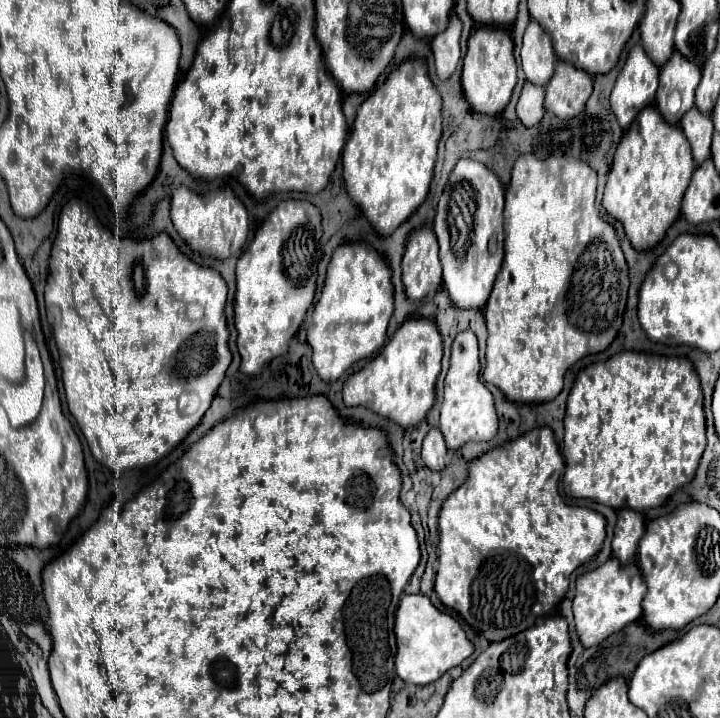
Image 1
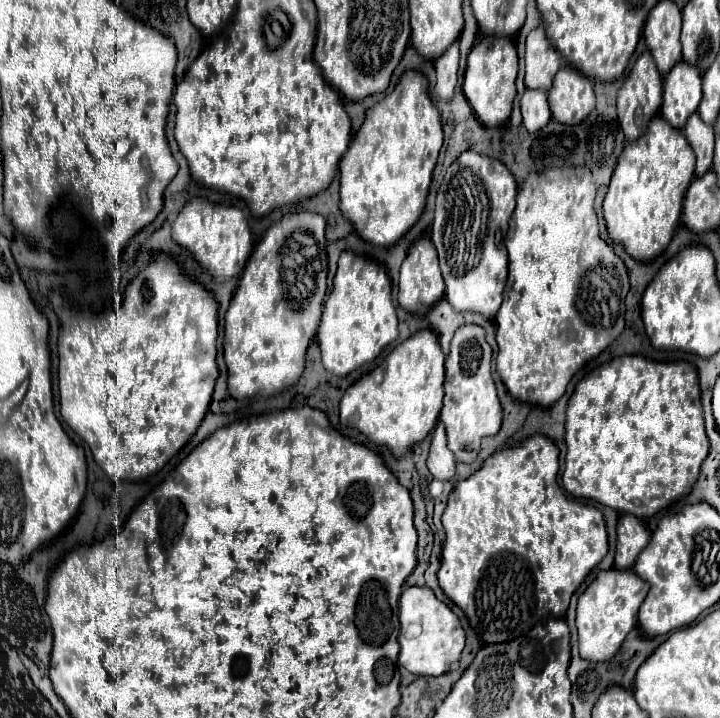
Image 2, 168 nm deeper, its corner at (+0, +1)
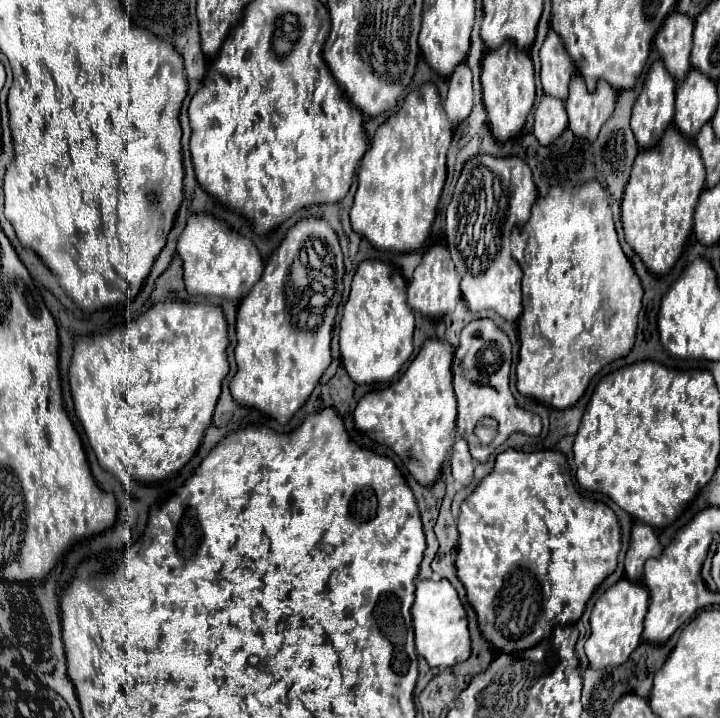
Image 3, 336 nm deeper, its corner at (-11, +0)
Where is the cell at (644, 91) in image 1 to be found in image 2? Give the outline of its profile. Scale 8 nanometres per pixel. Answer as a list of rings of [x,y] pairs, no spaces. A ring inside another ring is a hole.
[[[643,52],[637,58],[633,70],[629,72],[627,80],[623,82],[623,86],[619,88],[619,94],[617,94],[617,116],[619,116],[621,128],[623,128],[627,140],[639,138],[645,132],[651,116],[659,110],[659,106],[661,106],[661,80],[663,78],[657,72],[657,66],[653,64],[653,56],[649,56],[649,52]]]

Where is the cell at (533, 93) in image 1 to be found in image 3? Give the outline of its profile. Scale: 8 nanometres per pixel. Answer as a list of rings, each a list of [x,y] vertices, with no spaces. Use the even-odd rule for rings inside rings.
[[[542,97],[536,109],[536,123],[534,123],[534,135],[538,143],[552,145],[566,127],[568,127],[568,115],[564,101],[556,97]]]

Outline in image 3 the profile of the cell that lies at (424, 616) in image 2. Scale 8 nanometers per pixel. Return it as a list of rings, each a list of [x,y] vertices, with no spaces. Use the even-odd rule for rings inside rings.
[[[420,579],[416,583],[416,601],[412,605],[416,651],[430,667],[452,667],[470,657],[470,633],[466,611],[456,589],[448,579]]]

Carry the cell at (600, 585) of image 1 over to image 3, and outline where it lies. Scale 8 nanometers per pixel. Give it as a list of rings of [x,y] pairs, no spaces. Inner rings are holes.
[[[620,579],[614,587],[596,599],[590,615],[592,633],[584,645],[584,653],[592,669],[604,669],[608,665],[622,665],[628,661],[642,637],[648,599],[648,589],[642,583],[632,583],[628,579]]]

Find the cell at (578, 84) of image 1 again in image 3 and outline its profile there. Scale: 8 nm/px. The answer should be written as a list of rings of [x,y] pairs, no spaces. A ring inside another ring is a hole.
[[[576,75],[570,85],[570,95],[566,99],[566,111],[570,119],[570,131],[592,143],[600,127],[612,117],[616,105],[616,89],[606,81],[598,81],[594,91],[586,89],[584,77]]]

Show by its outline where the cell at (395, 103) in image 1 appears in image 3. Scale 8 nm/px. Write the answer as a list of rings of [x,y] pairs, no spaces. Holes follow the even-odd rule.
[[[428,83],[422,89],[412,91],[404,99],[400,111],[388,117],[388,121],[378,127],[370,143],[370,149],[366,151],[360,163],[358,191],[354,195],[354,207],[350,211],[352,229],[382,251],[408,253],[420,249],[426,243],[436,217],[436,205],[446,181],[446,153],[450,141],[452,141],[452,127],[444,113],[444,107],[440,107],[440,97],[436,87]]]

